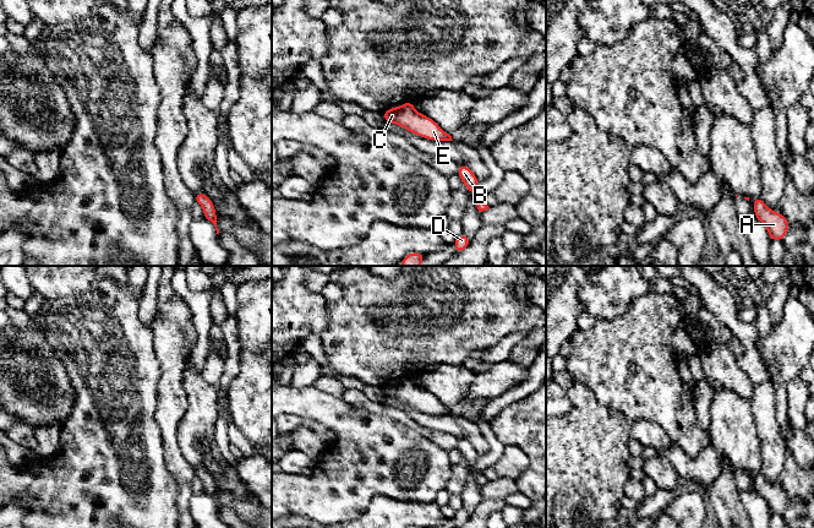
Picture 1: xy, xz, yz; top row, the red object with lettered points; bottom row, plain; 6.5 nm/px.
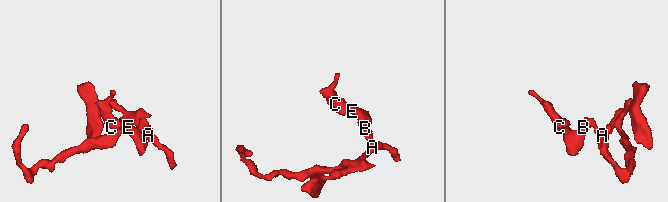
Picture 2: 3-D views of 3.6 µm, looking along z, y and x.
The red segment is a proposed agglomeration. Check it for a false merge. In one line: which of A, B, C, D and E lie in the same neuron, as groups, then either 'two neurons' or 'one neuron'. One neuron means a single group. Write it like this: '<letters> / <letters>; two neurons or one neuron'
A B C D E; one neuron

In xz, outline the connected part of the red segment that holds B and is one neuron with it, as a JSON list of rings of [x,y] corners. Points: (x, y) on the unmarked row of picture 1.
[[[458,440],[457,448],[460,451],[463,458],[468,462],[469,469],[475,469],[475,462],[480,457],[472,445],[465,440]]]

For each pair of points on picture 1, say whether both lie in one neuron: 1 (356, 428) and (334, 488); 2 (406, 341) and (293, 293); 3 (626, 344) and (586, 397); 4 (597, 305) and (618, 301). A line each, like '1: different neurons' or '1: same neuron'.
1: same neuron
2: different neurons
3: different neurons
4: same neuron

